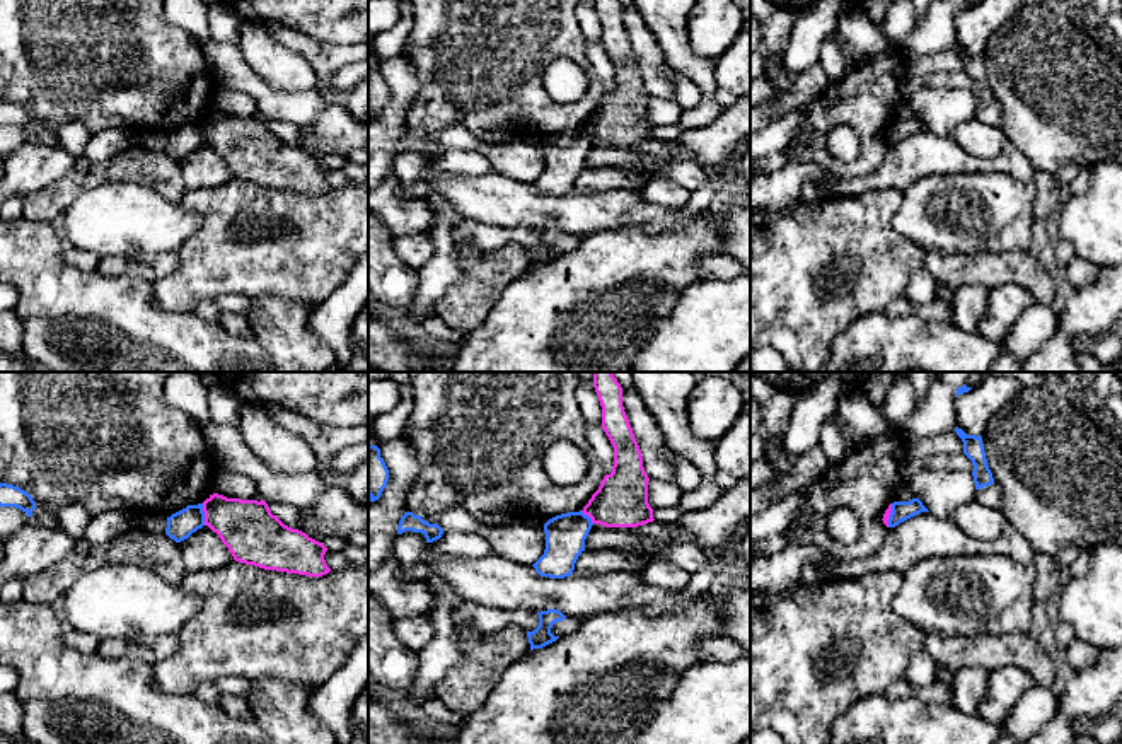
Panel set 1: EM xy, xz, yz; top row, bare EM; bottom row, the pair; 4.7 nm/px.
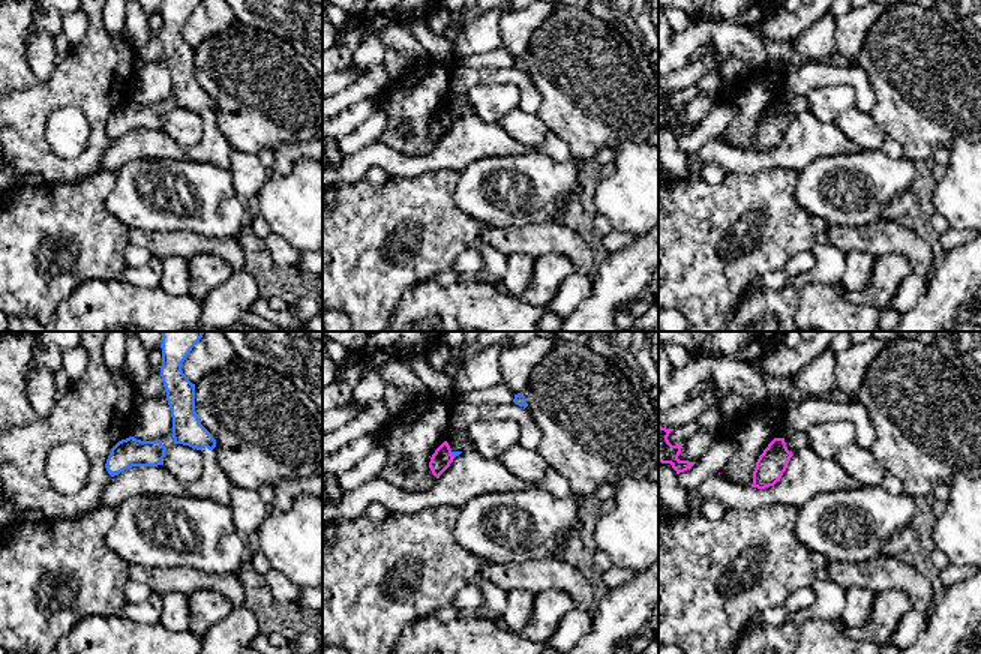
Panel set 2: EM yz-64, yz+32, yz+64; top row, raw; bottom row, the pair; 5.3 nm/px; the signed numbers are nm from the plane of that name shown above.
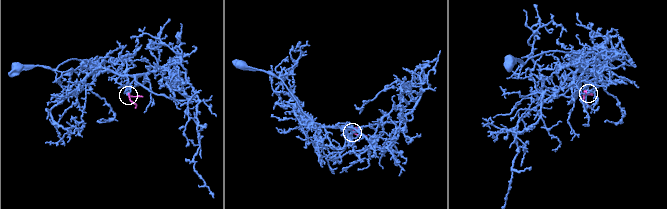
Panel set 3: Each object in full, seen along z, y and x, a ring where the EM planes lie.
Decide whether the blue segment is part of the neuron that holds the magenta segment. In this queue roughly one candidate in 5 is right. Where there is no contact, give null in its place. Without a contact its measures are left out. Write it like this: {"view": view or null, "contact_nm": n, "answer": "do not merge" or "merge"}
{"view": "xy", "contact_nm": 110, "answer": "do not merge"}

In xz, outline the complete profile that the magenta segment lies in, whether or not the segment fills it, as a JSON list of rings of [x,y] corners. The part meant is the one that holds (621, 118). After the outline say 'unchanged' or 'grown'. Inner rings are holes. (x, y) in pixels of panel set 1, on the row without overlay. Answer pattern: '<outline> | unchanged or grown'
[[[593,0],[593,5],[602,24],[602,46],[614,65],[614,84],[581,130],[605,145],[653,140],[648,121],[650,96],[622,24],[622,5],[619,0]]] | unchanged

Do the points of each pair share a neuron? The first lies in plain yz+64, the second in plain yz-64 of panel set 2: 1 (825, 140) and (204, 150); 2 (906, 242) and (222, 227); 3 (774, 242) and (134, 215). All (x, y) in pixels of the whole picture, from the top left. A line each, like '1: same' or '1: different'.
1: same
2: different
3: different

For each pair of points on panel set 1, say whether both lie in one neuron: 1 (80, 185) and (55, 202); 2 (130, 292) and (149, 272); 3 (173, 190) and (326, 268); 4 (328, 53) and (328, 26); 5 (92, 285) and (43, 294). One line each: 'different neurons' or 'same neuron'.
1: same neuron
2: different neurons
3: different neurons
4: different neurons
5: same neuron

